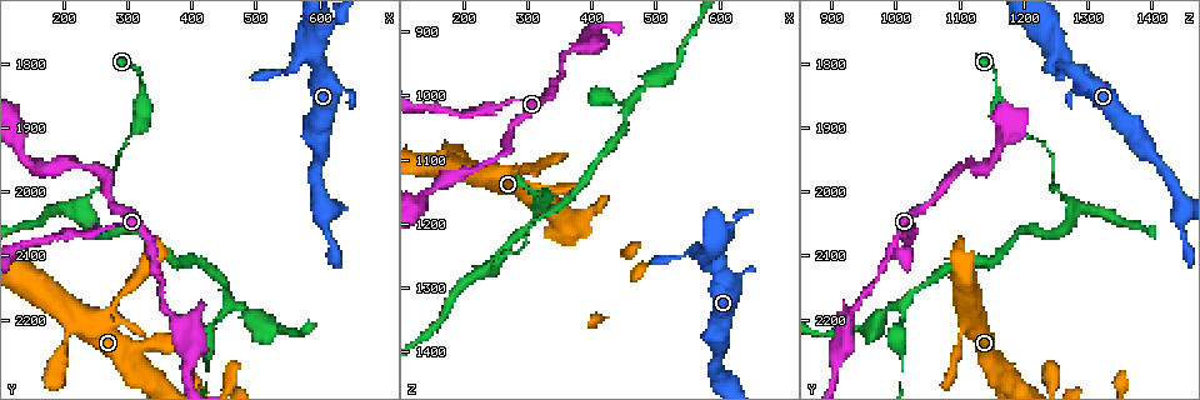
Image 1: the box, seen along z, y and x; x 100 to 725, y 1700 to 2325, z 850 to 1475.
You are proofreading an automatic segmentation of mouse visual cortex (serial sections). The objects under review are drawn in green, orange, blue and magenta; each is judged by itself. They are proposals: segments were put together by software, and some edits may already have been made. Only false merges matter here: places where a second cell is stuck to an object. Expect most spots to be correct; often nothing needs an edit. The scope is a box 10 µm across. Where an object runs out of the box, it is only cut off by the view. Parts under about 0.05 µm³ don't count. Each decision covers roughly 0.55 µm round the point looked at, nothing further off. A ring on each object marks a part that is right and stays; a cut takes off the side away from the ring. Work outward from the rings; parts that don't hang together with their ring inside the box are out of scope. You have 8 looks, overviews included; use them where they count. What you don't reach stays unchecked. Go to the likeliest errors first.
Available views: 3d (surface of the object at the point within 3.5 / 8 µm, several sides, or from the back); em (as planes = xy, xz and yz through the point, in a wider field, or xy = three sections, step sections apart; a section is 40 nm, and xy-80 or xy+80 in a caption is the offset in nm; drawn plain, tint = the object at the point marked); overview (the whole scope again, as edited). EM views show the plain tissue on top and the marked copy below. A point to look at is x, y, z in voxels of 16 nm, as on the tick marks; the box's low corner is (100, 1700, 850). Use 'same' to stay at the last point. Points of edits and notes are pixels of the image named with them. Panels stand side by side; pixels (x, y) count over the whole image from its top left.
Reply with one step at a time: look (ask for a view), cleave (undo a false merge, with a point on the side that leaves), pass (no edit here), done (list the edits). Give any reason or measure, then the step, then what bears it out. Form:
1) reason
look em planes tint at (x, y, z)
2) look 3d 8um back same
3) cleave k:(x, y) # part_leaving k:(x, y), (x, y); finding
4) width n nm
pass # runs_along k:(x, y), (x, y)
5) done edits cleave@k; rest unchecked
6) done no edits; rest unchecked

sudden change in width
look em xy step 5 tint at (310, 1900, 1185)

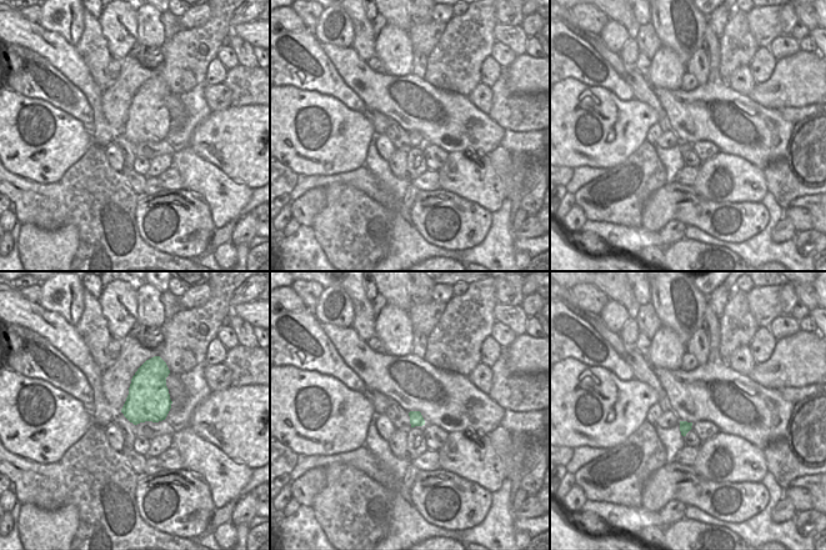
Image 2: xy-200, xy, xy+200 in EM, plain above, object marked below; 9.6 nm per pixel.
wider look
look 3d 3.5um same

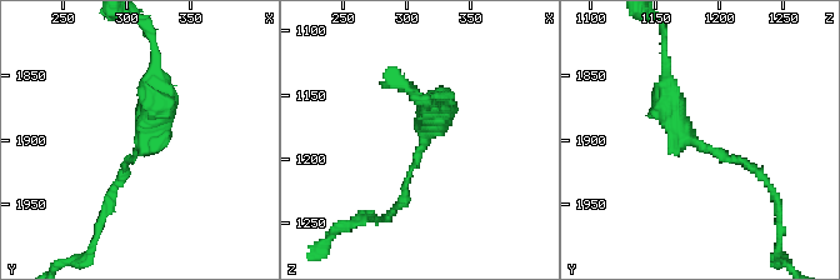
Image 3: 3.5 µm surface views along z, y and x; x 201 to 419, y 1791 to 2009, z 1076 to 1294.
arm_widths 100, 250 nm
pass # runs_along 3:(666, 70), (681, 131), (761, 178); one cell here

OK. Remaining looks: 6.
look em planes tint at (225, 2020, 1275)

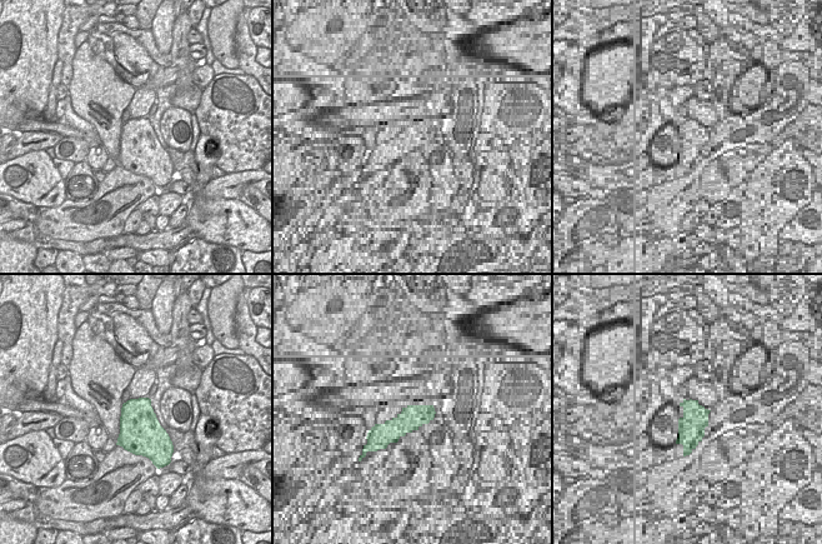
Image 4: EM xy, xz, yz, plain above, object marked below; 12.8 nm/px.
wider look
look 3d 3.5um same

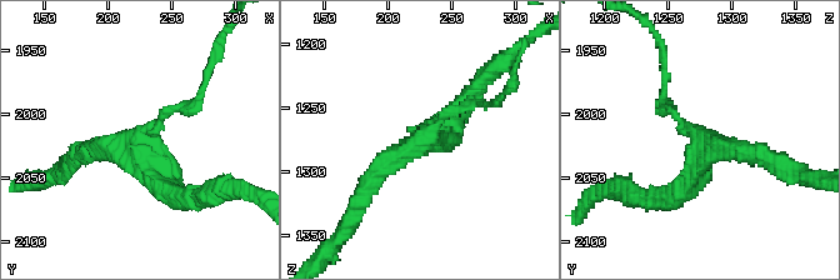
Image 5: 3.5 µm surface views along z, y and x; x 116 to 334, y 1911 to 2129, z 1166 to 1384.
pass # runs_along 5:(663, 100), (701, 139), (669, 200); one cell here

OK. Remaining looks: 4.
thick turns thin
look 3d 3.5um at (460, 2180, 1010)

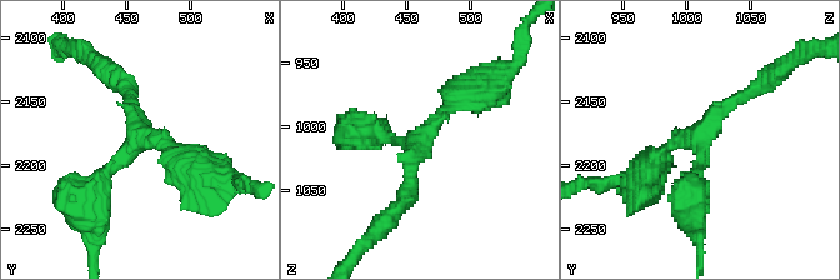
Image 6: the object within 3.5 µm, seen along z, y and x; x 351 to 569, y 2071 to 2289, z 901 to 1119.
arms 3; arm_widths 200, 200, 250 nm
look em planes tint at (460, 2178, 1008)

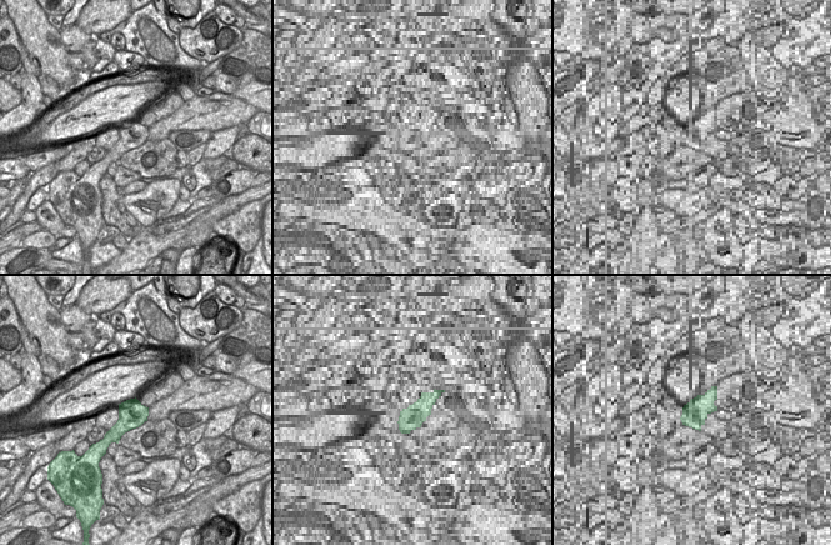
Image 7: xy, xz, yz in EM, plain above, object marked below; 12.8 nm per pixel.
look em xy step 1 tint same

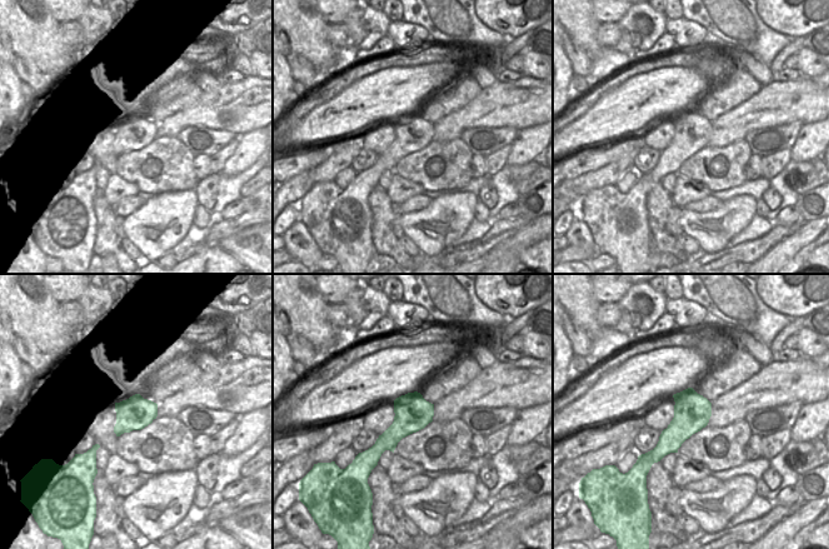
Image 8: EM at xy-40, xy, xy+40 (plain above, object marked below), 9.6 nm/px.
pass # runs_along 6:(759, 84), (646, 173); all the same cell

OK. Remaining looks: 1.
done no edits; rest unchecked

